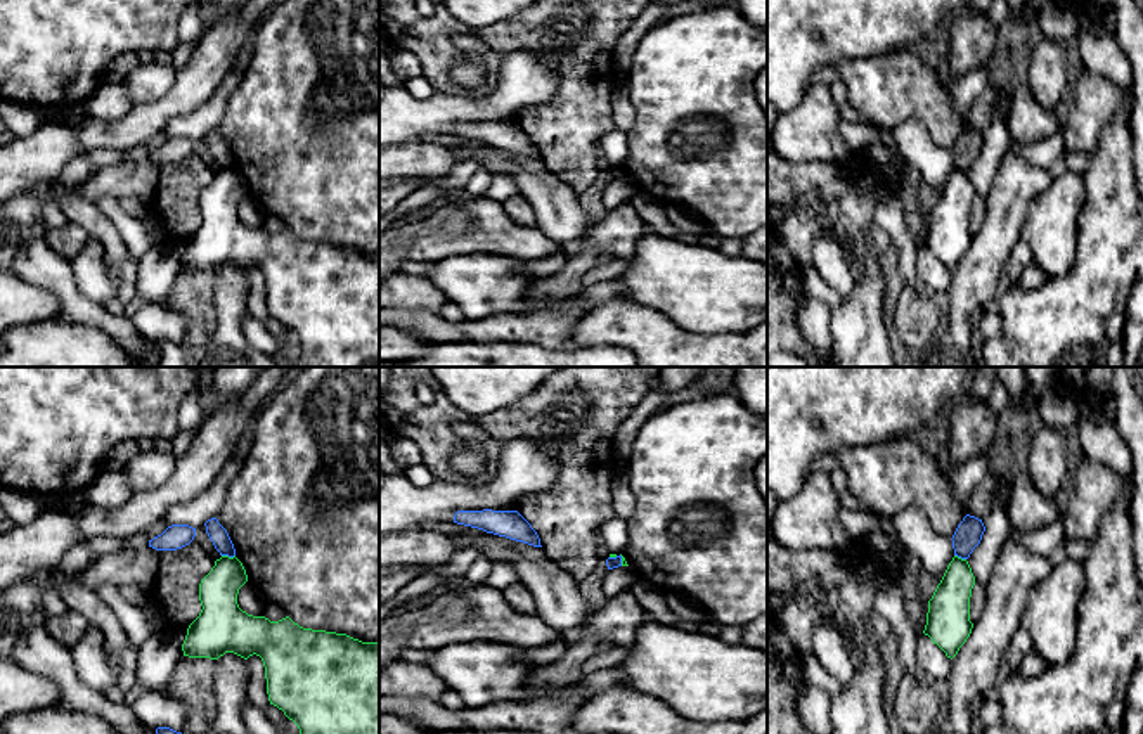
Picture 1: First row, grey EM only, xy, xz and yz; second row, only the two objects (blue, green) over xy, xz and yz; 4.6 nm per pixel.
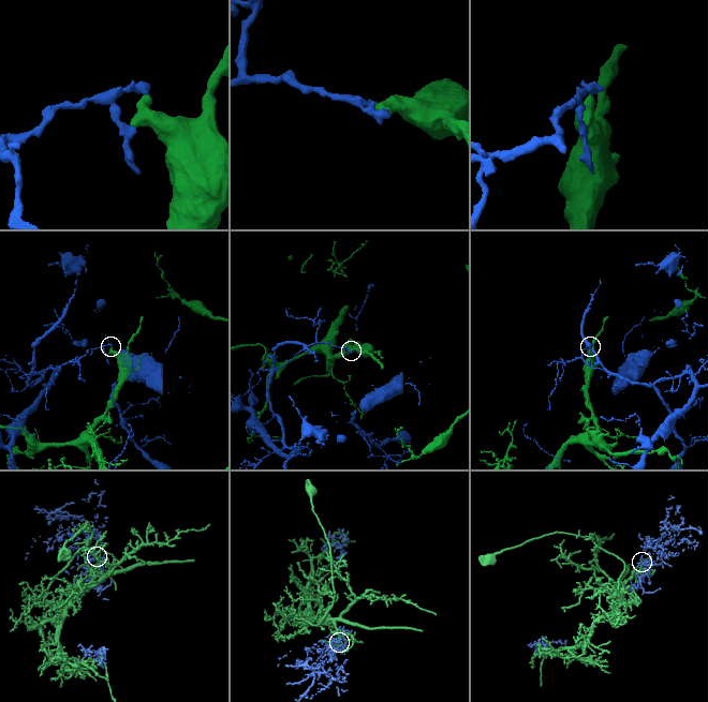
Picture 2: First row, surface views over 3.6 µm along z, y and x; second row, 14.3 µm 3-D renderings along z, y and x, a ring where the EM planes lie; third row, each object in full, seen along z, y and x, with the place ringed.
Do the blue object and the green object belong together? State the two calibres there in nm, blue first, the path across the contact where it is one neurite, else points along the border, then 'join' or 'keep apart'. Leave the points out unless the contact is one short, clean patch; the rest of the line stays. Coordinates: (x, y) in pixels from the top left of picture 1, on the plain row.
90/180 nm | keep apart

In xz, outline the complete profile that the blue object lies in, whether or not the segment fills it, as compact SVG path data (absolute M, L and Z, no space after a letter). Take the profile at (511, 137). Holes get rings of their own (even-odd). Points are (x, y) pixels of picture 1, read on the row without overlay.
M457 123L454 135L483 142L499 149L542 159L537 144L518 123Z

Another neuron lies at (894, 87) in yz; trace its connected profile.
M899 48L869 59L833 64L847 87L849 104L880 132L920 121L935 145L952 151L966 125L954 111L951 93L914 48Z

